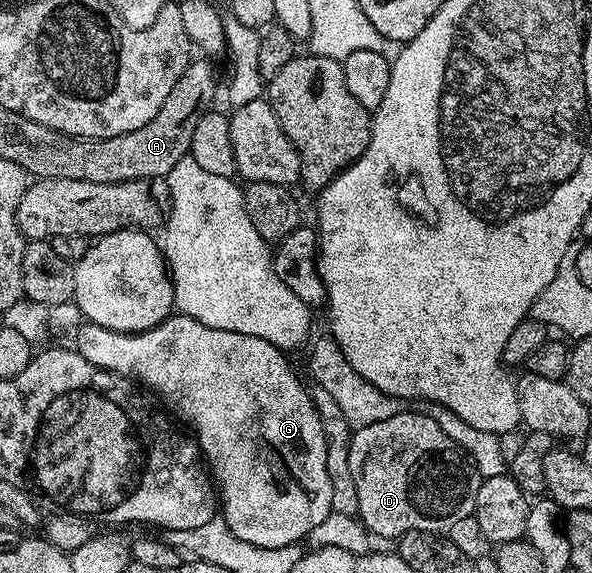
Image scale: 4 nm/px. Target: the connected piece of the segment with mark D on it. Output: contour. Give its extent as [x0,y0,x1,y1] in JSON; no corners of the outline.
[349,410,482,538]

